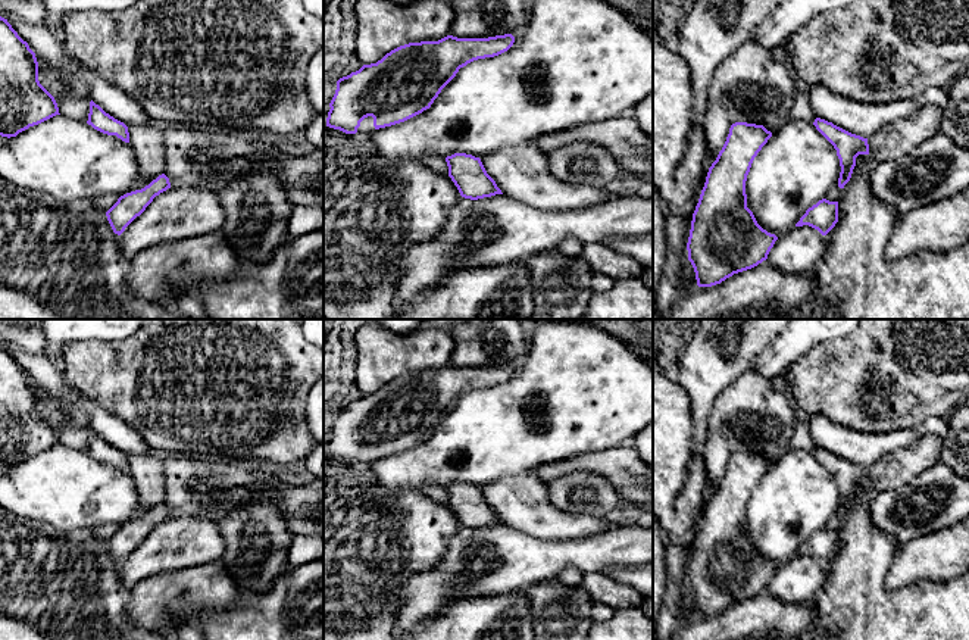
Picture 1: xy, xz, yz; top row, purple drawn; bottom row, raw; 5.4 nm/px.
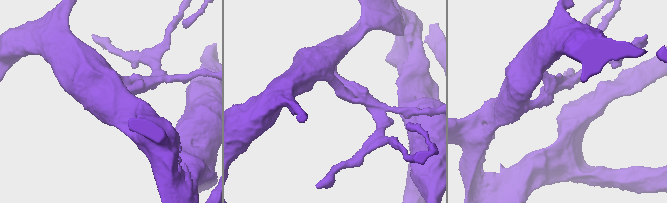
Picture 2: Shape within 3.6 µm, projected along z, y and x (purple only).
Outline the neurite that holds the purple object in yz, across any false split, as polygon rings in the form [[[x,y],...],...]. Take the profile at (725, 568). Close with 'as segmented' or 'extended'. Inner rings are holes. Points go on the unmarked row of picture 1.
[[[735,452],[709,497],[687,572],[698,616],[757,596],[778,569],[757,553],[745,524],[751,493],[770,466],[763,455]]]; as segmented

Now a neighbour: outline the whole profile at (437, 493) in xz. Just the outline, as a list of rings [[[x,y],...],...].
[[[425,484],[423,494],[429,496],[438,503],[448,506],[448,496],[444,487],[435,487],[432,484]]]

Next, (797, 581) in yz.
[[[803,555],[778,566],[768,591],[784,603],[804,603],[823,586],[826,568],[818,559]]]

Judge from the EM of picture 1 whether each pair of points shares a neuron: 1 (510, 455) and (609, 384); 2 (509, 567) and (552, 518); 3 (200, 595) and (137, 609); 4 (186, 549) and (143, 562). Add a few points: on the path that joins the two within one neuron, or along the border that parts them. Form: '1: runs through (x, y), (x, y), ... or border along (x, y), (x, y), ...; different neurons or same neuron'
1: runs through (535, 439), (550, 436), (584, 402); same neuron
2: border along (503, 523), (538, 540), (568, 542); different neurons
3: runs through (184, 599), (166, 599), (153, 605); same neuron
4: runs through (175, 553), (153, 556); same neuron

